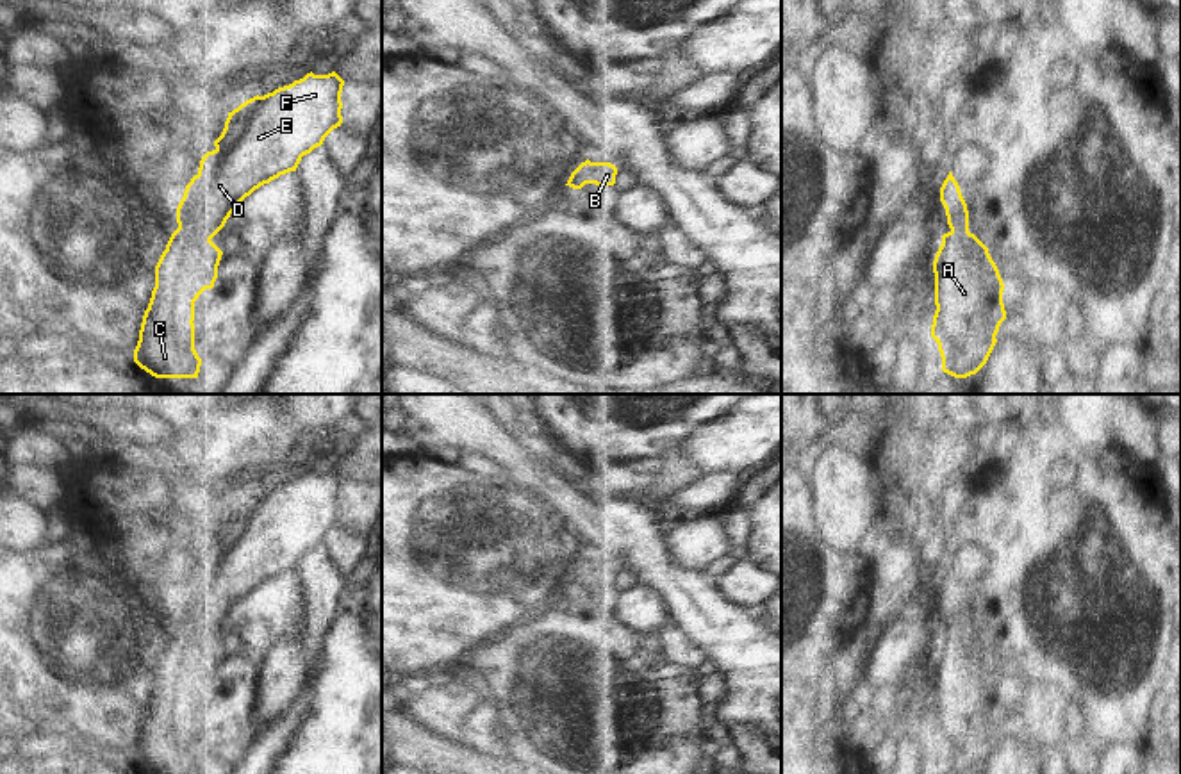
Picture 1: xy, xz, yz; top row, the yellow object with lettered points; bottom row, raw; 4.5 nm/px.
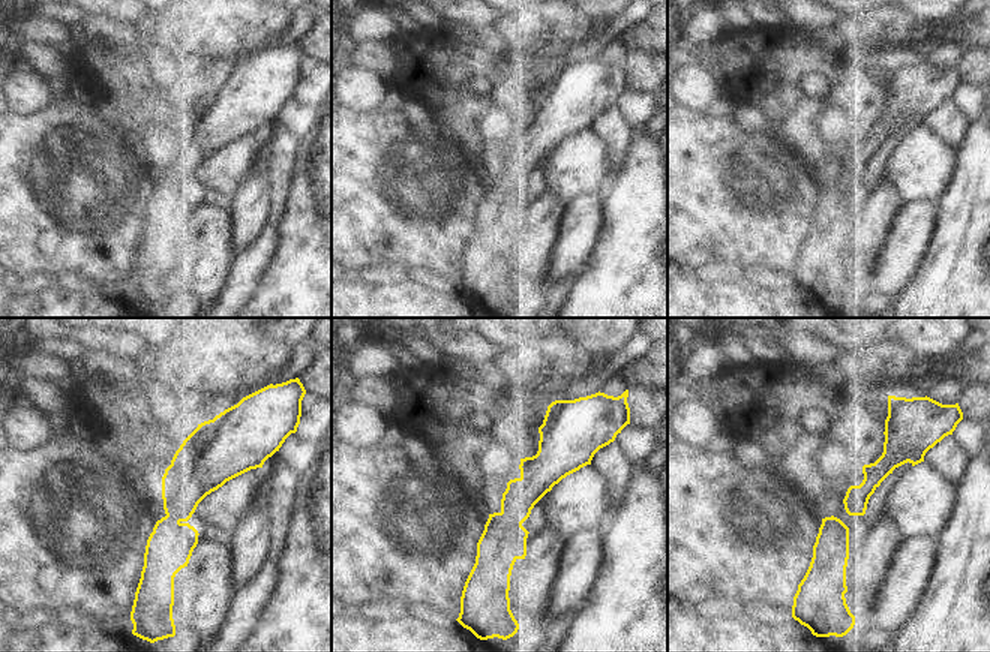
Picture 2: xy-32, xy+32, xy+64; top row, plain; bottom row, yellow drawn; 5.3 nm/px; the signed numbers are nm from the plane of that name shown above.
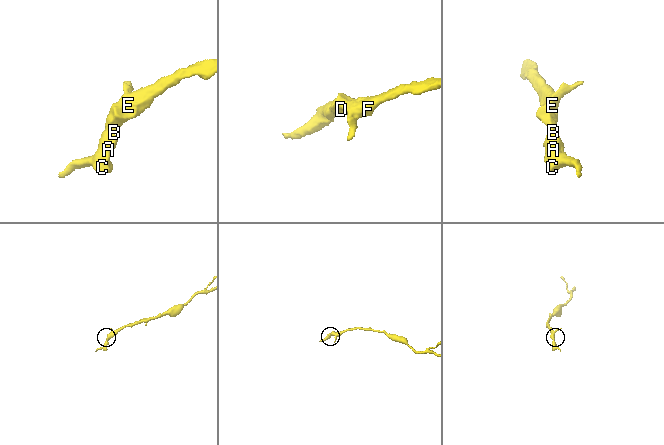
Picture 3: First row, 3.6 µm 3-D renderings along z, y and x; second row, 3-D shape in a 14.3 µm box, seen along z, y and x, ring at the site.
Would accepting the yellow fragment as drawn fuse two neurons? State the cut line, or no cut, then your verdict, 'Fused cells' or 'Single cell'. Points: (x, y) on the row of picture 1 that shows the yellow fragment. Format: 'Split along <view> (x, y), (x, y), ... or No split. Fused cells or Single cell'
No split. Single cell

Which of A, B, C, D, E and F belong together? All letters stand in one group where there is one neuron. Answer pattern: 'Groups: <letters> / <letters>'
Groups: A B C D E F

